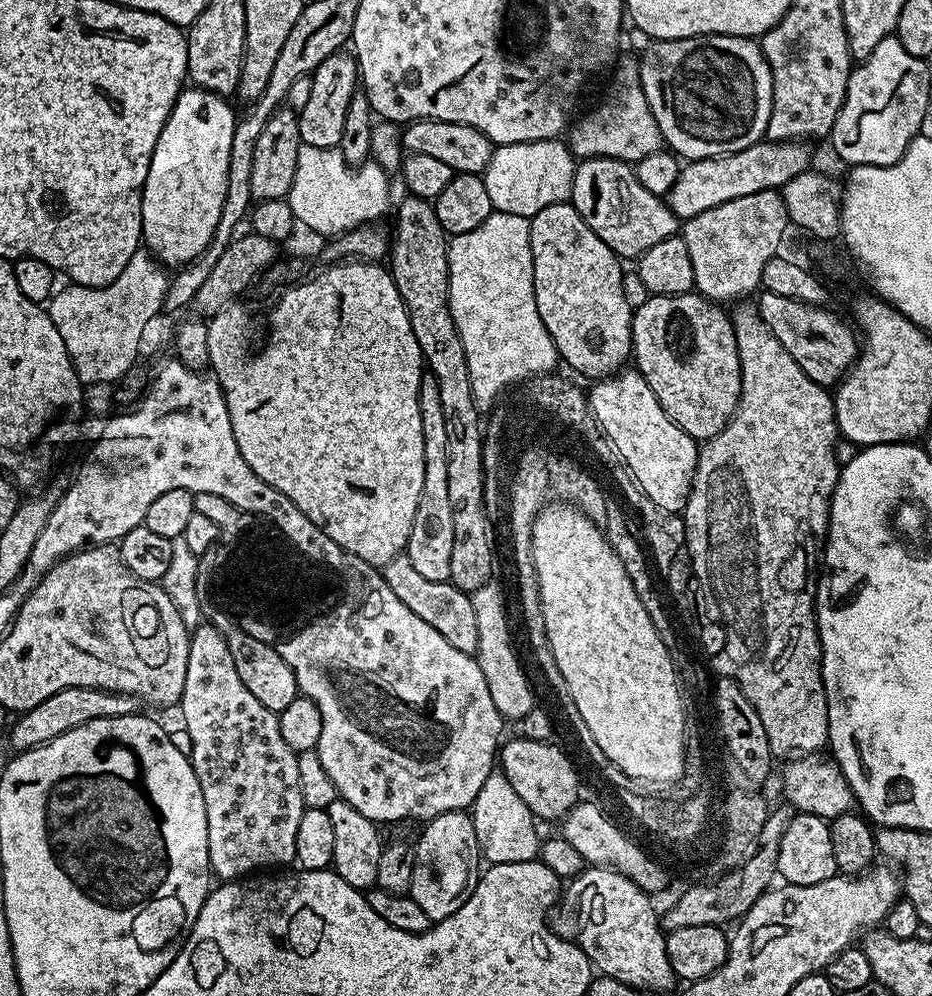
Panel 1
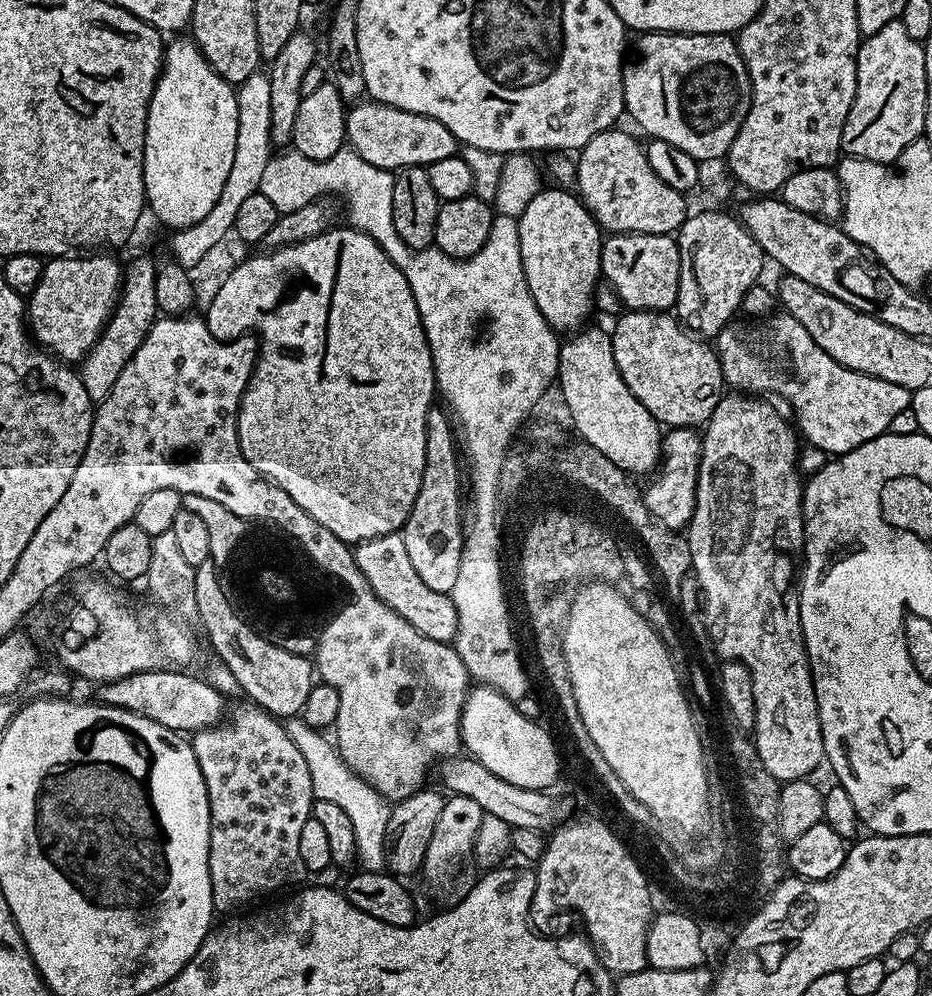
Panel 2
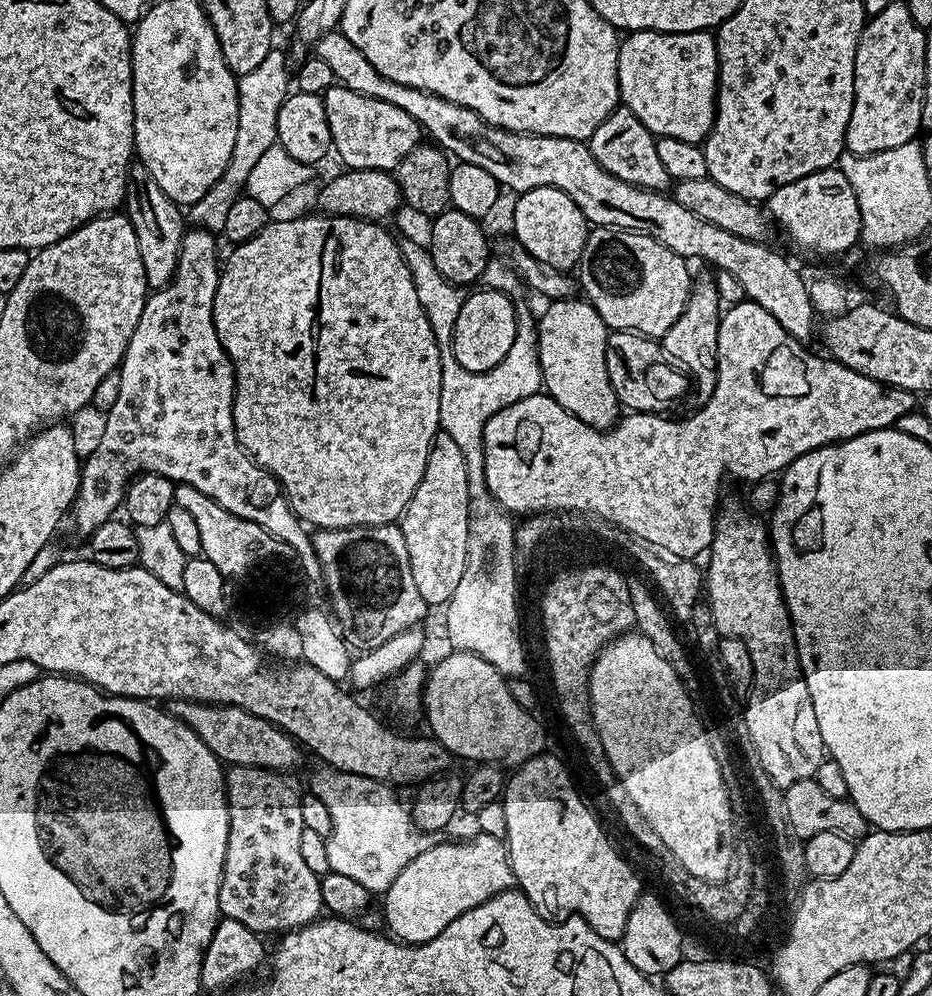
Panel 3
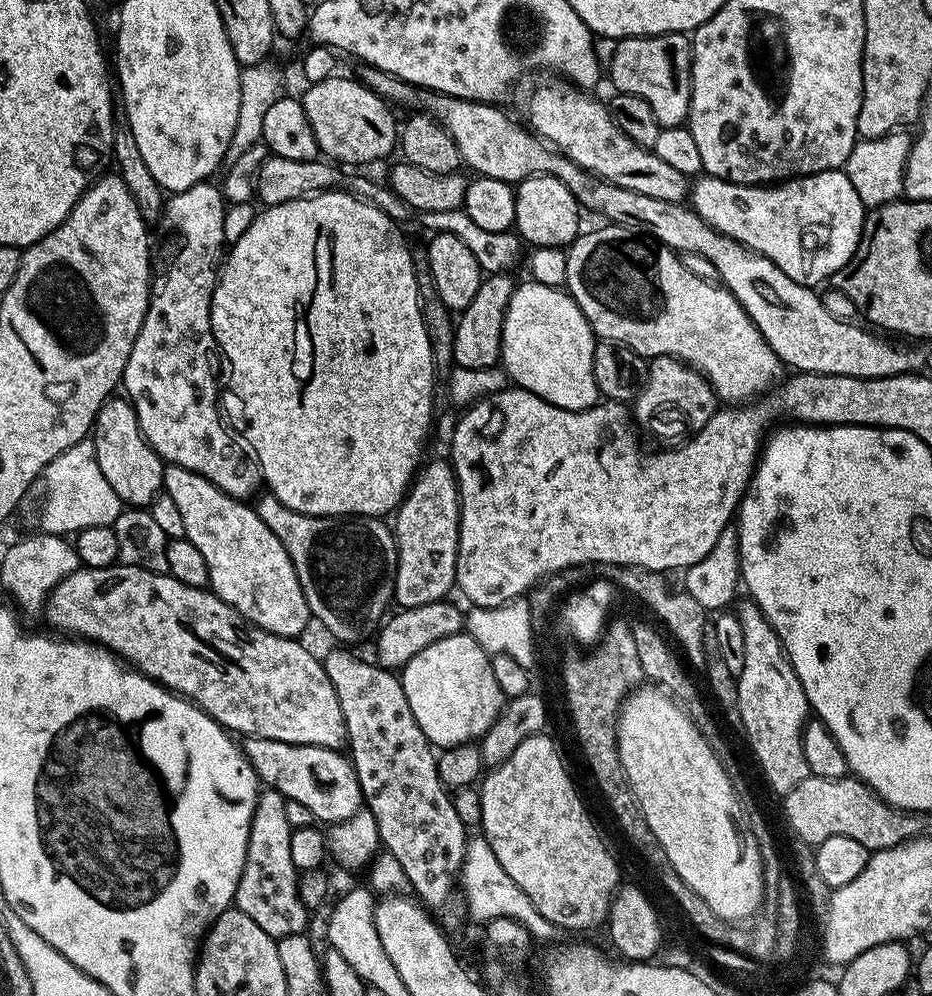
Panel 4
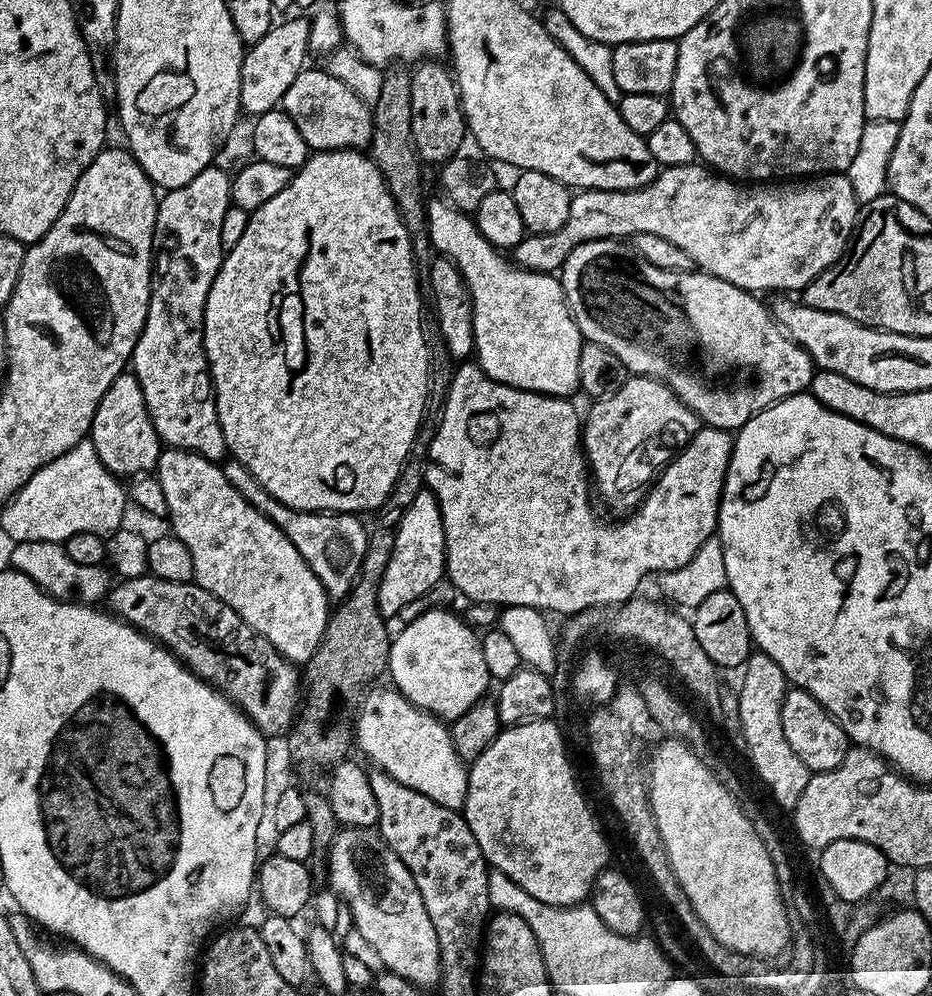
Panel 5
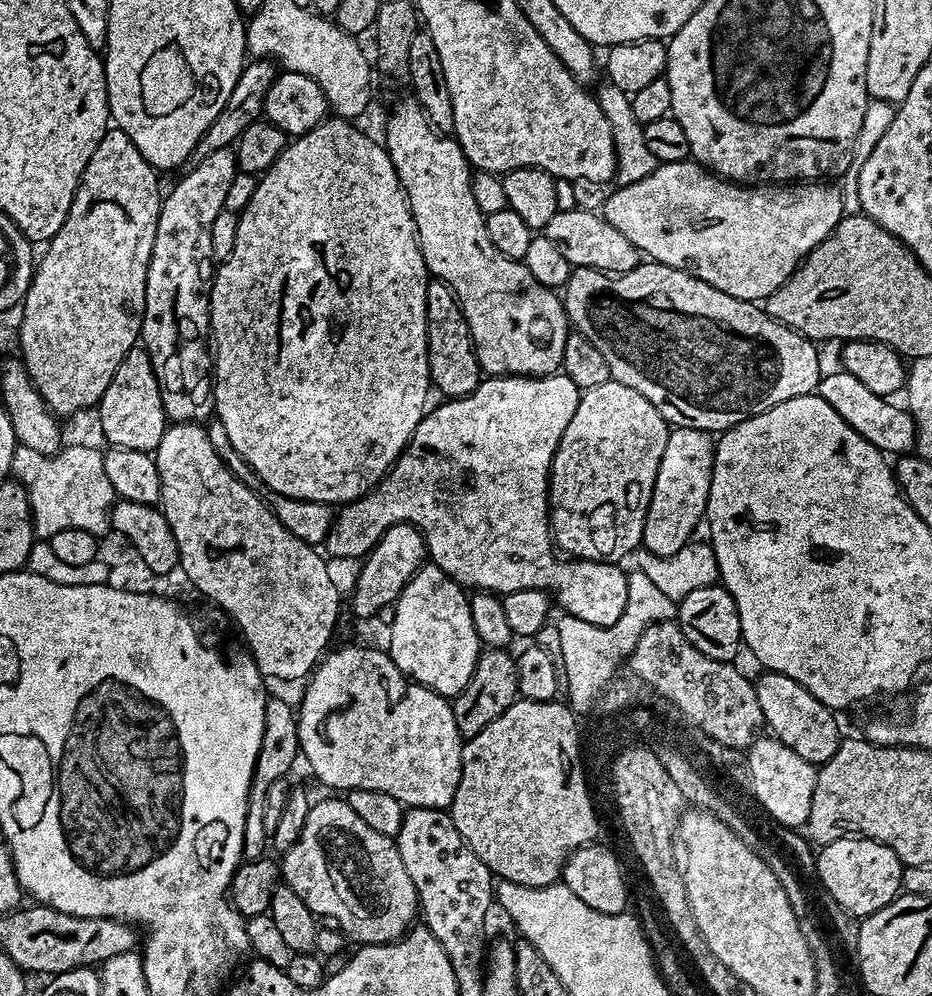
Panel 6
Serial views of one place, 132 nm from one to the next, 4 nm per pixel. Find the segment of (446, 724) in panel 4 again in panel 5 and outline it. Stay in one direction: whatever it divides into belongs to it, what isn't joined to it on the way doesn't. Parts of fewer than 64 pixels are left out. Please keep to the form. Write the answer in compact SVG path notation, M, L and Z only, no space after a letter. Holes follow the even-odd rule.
M424 612L414 617L397 636L395 633L390 640L386 672L389 677L392 675L391 683L395 691L402 693L415 708L431 712L445 722L456 720L466 714L470 706L485 699L487 692L484 691L490 685L486 662L482 658L480 636L472 633L471 626L463 624L452 612Z

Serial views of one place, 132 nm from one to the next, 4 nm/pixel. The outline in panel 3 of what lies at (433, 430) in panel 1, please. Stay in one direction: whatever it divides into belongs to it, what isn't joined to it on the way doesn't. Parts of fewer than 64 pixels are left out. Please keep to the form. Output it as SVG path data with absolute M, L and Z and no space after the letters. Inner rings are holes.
M441 430L432 439L430 454L426 458L426 470L422 470L422 482L418 482L418 486L406 506L404 515L400 517L398 523L402 530L402 538L406 538L406 554L410 554L410 574L414 574L414 586L418 586L418 594L422 594L422 598L430 606L436 606L436 604L440 604L440 606L447 605L448 599L454 594L458 582L462 579L462 574L466 570L466 562L468 561L468 479L466 478L466 458L462 455L462 449L454 443L454 438L450 438L450 434L446 434Z

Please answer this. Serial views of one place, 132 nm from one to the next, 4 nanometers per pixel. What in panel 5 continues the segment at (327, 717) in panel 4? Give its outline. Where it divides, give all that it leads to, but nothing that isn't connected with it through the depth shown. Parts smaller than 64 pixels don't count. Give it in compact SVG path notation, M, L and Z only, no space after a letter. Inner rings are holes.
M151 574L124 578L119 583L110 592L111 611L119 619L167 648L189 672L227 696L261 732L268 736L278 736L293 727L298 716L296 699L299 696L301 699L302 696L302 676L301 673L300 676L296 673L297 665L276 651L266 637L242 622L242 618L238 618L238 614L230 610L230 606L226 606L226 602L222 602L205 588L199 588L195 582L166 582Z

